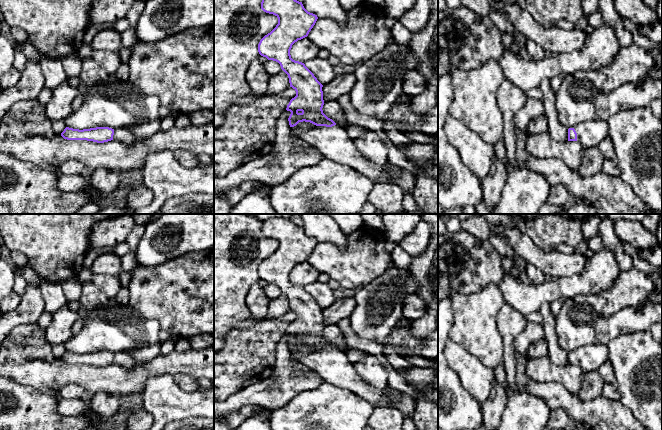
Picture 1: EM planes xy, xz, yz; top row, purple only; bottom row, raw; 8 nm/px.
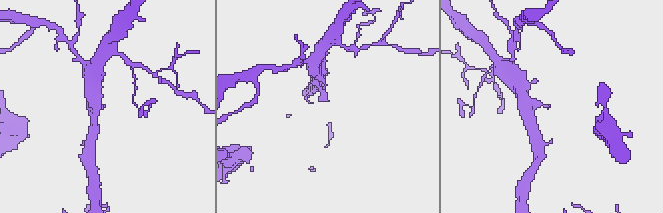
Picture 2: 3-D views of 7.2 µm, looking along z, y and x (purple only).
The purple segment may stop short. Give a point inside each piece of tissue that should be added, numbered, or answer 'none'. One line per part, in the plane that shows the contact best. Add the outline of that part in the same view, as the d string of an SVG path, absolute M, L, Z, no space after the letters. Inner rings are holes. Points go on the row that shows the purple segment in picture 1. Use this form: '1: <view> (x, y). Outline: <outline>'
1: xz (334, 143). Outline: M340 125L317 126L308 131L298 130L299 136L317 148L324 158L346 164L361 172L374 183L390 183L391 178L384 166L364 159L354 146L346 129Z

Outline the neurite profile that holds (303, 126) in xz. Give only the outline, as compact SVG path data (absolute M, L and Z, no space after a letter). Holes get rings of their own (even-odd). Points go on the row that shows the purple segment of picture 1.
M299 122L296 126L291 127L291 136L294 138L301 138L298 134L298 131L308 131L310 129L313 129L317 127L316 125L310 123L310 122Z

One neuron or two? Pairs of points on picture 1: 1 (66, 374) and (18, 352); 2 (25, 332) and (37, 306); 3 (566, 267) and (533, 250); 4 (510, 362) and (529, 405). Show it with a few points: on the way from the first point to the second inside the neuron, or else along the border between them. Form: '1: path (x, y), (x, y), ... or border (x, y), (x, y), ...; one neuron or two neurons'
1: path (53, 374), (48, 374), (36, 363), (27, 363); one neuron
2: border (36, 321), (17, 324), (10, 331); two neurons
3: path (558, 265), (544, 261), (541, 258); one neuron
4: border (505, 371), (507, 384), (513, 390), (518, 391); two neurons

